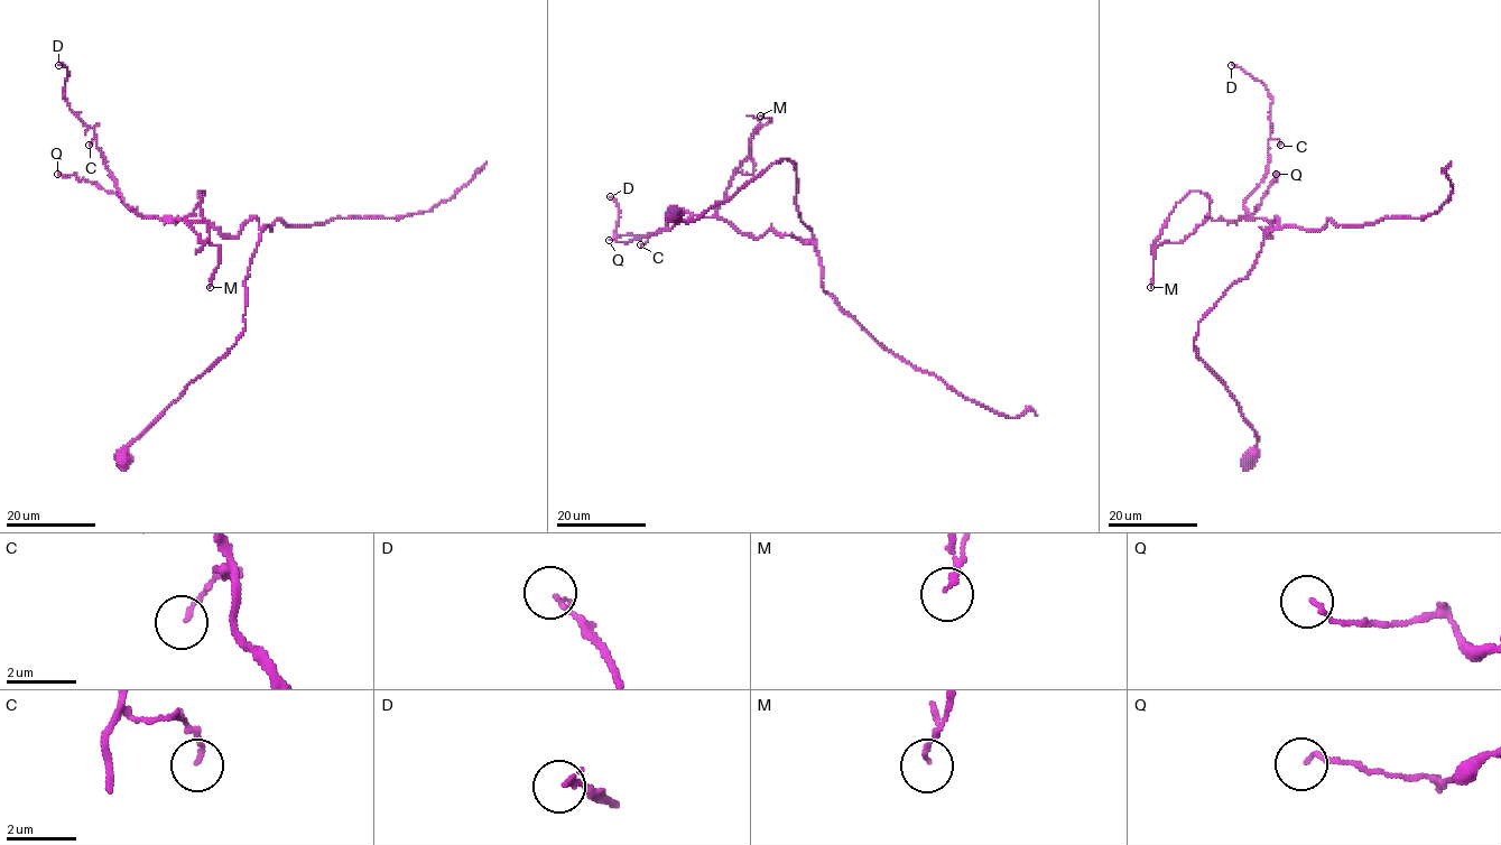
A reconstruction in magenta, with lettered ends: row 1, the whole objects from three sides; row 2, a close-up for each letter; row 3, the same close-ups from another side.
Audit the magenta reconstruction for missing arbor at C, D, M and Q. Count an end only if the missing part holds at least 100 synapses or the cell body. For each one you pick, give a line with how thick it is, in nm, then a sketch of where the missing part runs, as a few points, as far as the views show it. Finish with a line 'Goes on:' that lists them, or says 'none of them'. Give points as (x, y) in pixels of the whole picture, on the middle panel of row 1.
Goes on: none of them

